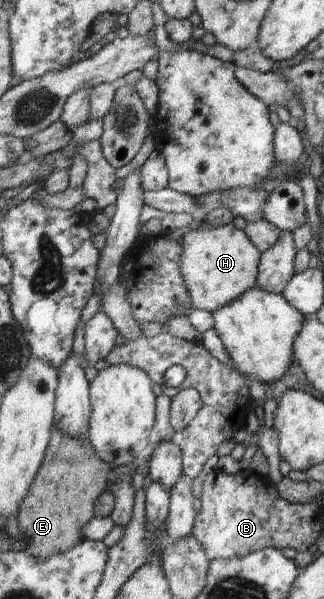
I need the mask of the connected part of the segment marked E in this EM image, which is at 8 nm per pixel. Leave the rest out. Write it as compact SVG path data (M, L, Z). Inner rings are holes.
M54 424L45 459L84 459L84 461L42 460L34 479L34 493L25 495L17 522L22 551L38 560L47 560L54 554L64 553L84 539L82 528L95 517L94 504L107 490L107 475L111 465L102 461L88 442L66 436Z

